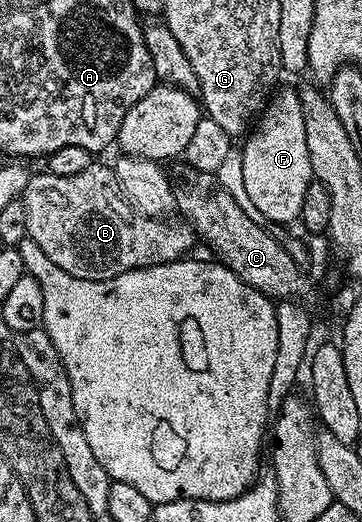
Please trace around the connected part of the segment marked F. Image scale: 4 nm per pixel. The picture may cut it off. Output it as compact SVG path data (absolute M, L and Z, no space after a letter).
M281 87L264 106L242 146L242 176L246 194L267 223L295 223L301 214L306 189L314 179L306 145L305 119L299 91Z

